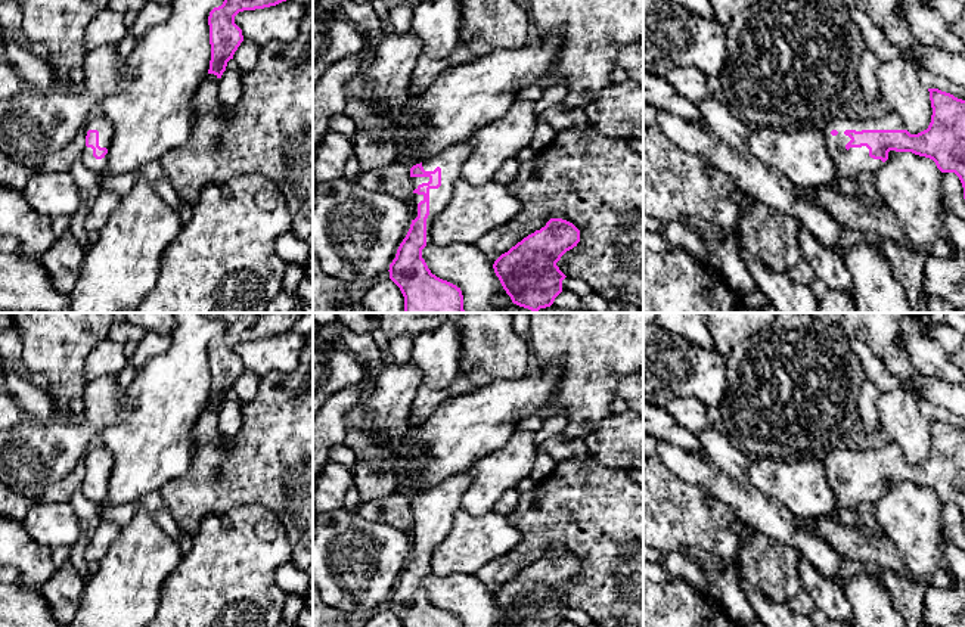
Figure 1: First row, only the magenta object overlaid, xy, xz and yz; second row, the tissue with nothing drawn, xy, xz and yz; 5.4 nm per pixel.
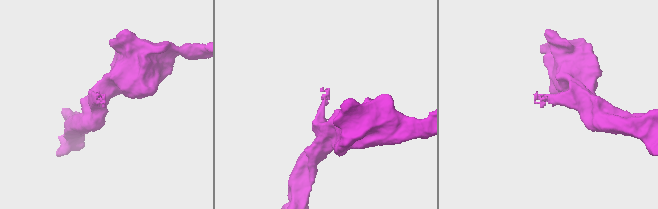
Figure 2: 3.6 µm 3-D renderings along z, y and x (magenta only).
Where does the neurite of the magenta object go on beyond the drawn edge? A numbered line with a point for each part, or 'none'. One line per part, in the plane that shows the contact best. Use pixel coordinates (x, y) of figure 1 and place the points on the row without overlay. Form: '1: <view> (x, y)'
1: yz (850, 493)

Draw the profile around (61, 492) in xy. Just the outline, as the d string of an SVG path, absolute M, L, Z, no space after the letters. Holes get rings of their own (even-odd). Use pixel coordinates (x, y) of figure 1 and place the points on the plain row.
M80 462L75 469L63 479L49 485L41 497L44 503L65 503L69 502L74 491L81 488L86 478L86 466Z

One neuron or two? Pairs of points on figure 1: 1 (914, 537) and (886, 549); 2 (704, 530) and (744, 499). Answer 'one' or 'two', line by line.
1: two
2: two

